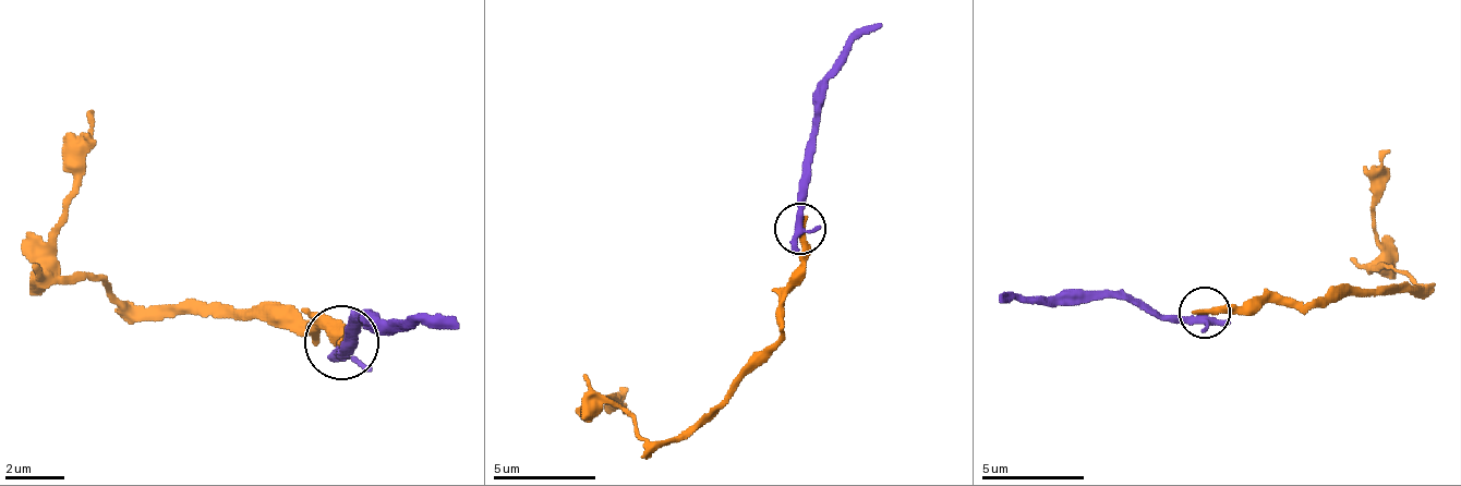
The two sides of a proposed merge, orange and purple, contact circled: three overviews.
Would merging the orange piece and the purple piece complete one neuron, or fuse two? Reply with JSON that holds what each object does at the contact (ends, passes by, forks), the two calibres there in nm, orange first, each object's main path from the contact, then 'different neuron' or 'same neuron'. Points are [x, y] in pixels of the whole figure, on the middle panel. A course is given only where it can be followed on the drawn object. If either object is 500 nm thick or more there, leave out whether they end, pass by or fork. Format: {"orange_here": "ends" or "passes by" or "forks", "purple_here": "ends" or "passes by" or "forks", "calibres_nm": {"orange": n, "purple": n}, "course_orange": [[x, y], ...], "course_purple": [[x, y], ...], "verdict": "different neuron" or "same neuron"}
{"orange_here": "ends", "purple_here": "forks", "calibres_nm": {"orange": 360, "purple": 240}, "course_orange": [[800, 228], [800, 279], [781, 304], [781, 340], [688, 433], [647, 442], [601, 406], [611, 397], [626, 412]], "course_purple": [[796, 228], [800, 181], [817, 145], [817, 84], [883, 22]], "verdict": "different neuron"}

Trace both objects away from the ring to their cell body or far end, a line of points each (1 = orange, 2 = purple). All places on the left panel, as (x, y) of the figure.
1: (343, 344), (314, 329), (123, 307), (108, 286), (64, 278), (57, 248), (72, 146), (94, 109)
2: (336, 344), (343, 351), (365, 322), (460, 329)

